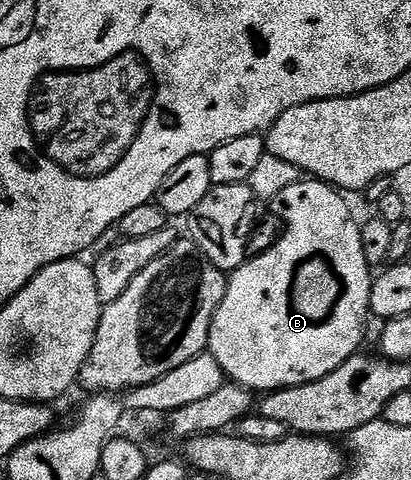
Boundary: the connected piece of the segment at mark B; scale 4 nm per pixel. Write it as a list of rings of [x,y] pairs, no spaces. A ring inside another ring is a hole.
[[[311,177],[290,185],[290,189],[282,189],[282,193],[278,193],[278,197],[271,200],[270,207],[276,210],[277,217],[284,222],[284,236],[269,251],[264,251],[261,255],[253,254],[237,271],[233,271],[227,276],[228,292],[224,294],[222,305],[218,305],[218,309],[214,313],[214,321],[210,325],[208,334],[208,351],[216,358],[218,365],[222,365],[225,376],[239,387],[245,387],[253,393],[271,393],[282,391],[286,387],[313,383],[334,373],[334,369],[338,369],[338,365],[342,365],[350,356],[361,350],[360,342],[364,339],[364,326],[367,325],[368,319],[370,320],[368,306],[370,305],[374,275],[366,261],[366,253],[362,253],[361,224],[358,219],[356,223],[347,201],[343,198],[347,199],[332,184],[321,183],[319,179]]]

